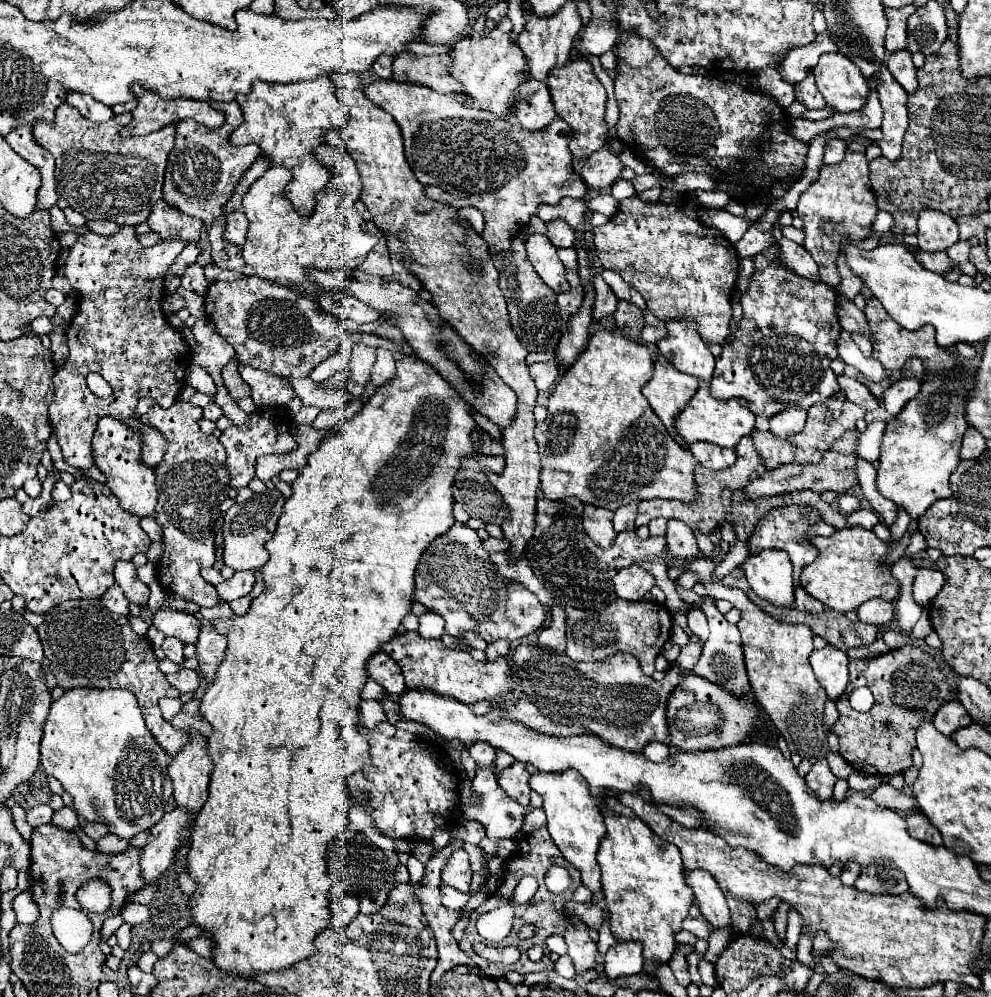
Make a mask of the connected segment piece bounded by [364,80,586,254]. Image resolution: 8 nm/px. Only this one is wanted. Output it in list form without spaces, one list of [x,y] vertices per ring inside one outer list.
[[[378,80],[364,88],[366,96],[386,110],[402,130],[404,136],[404,150],[414,176],[424,184],[440,186],[444,192],[466,198],[470,206],[478,208],[484,216],[484,232],[482,238],[486,240],[490,252],[502,252],[510,248],[512,238],[520,232],[522,226],[536,214],[538,204],[558,204],[564,196],[568,198],[584,198],[586,184],[572,168],[572,156],[568,150],[570,126],[556,118],[552,124],[538,132],[526,132],[518,128],[518,122],[508,122],[504,116],[494,116],[492,112],[482,112],[474,108],[466,108],[462,104],[462,96],[456,94],[436,94],[426,86],[418,86],[412,82],[394,82],[394,80]]]

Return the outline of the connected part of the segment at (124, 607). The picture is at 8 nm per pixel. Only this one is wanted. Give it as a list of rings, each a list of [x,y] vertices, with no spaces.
[[[118,586],[108,588],[102,596],[100,596],[102,606],[106,606],[110,612],[120,614],[120,616],[128,616],[128,600],[124,596],[124,592]]]

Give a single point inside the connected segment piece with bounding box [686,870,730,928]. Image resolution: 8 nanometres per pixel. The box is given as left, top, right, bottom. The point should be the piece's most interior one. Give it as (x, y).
(712, 903)

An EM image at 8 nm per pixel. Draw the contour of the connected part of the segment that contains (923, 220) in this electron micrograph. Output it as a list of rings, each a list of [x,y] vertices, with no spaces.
[[[922,210],[918,218],[918,248],[926,252],[946,250],[958,242],[958,224],[938,212],[938,210]]]

